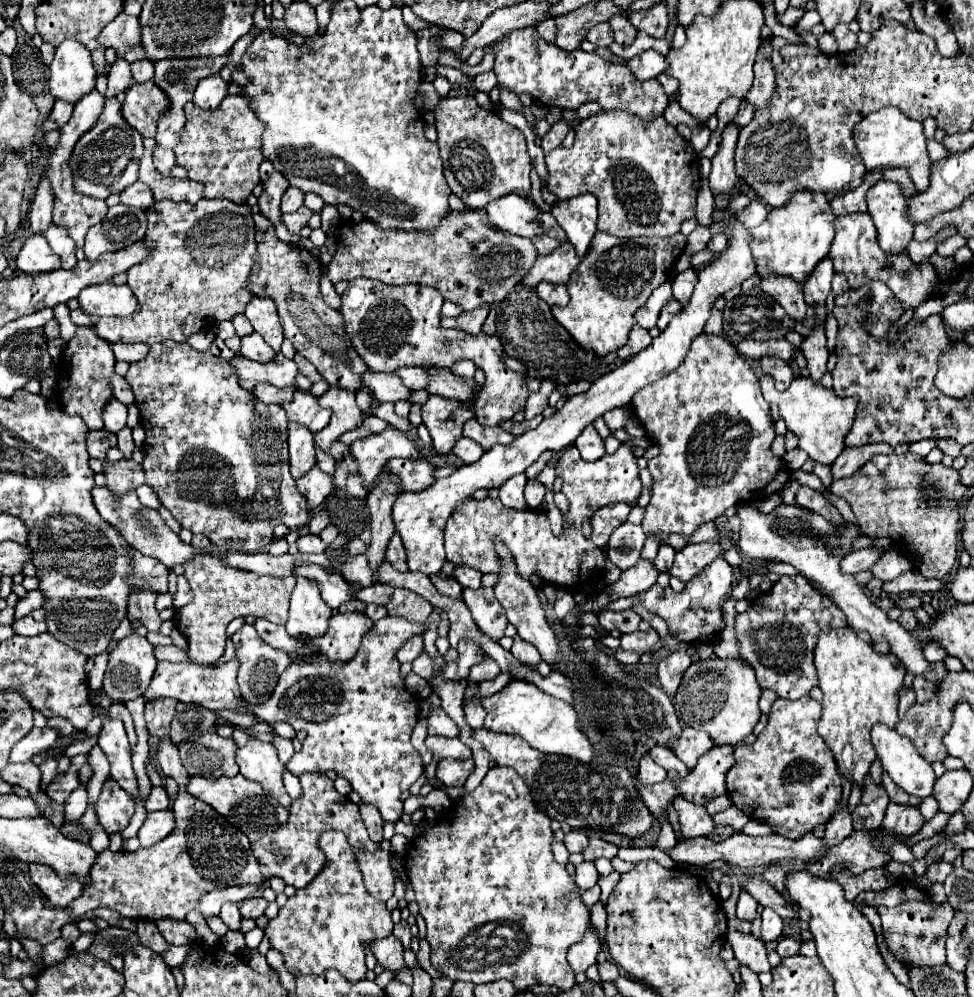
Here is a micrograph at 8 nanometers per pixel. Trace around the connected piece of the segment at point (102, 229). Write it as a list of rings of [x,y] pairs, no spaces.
[[[114,205],[86,235],[86,261],[98,261],[106,251],[120,251],[144,237],[146,213],[128,205]]]

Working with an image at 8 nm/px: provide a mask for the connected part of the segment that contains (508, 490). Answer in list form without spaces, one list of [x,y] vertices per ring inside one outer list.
[[[514,475],[500,487],[500,501],[506,507],[512,509],[526,509],[526,499],[524,499],[524,487],[526,487],[526,475]]]

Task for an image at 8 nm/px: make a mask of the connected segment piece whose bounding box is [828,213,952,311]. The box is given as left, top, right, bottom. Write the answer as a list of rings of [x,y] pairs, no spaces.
[[[852,213],[836,217],[836,237],[832,241],[828,257],[834,263],[834,271],[848,279],[850,289],[858,289],[860,285],[866,285],[872,279],[880,279],[894,293],[894,299],[902,305],[904,311],[916,309],[918,305],[922,305],[932,297],[940,297],[936,289],[942,283],[950,285],[952,281],[952,279],[948,281],[940,279],[940,275],[936,273],[934,265],[928,259],[924,259],[922,263],[912,263],[912,259],[908,259],[908,255],[904,253],[886,255],[878,245],[878,231],[868,213]]]

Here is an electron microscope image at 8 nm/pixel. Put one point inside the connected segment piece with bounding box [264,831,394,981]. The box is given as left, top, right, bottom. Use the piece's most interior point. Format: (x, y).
(324, 925)

